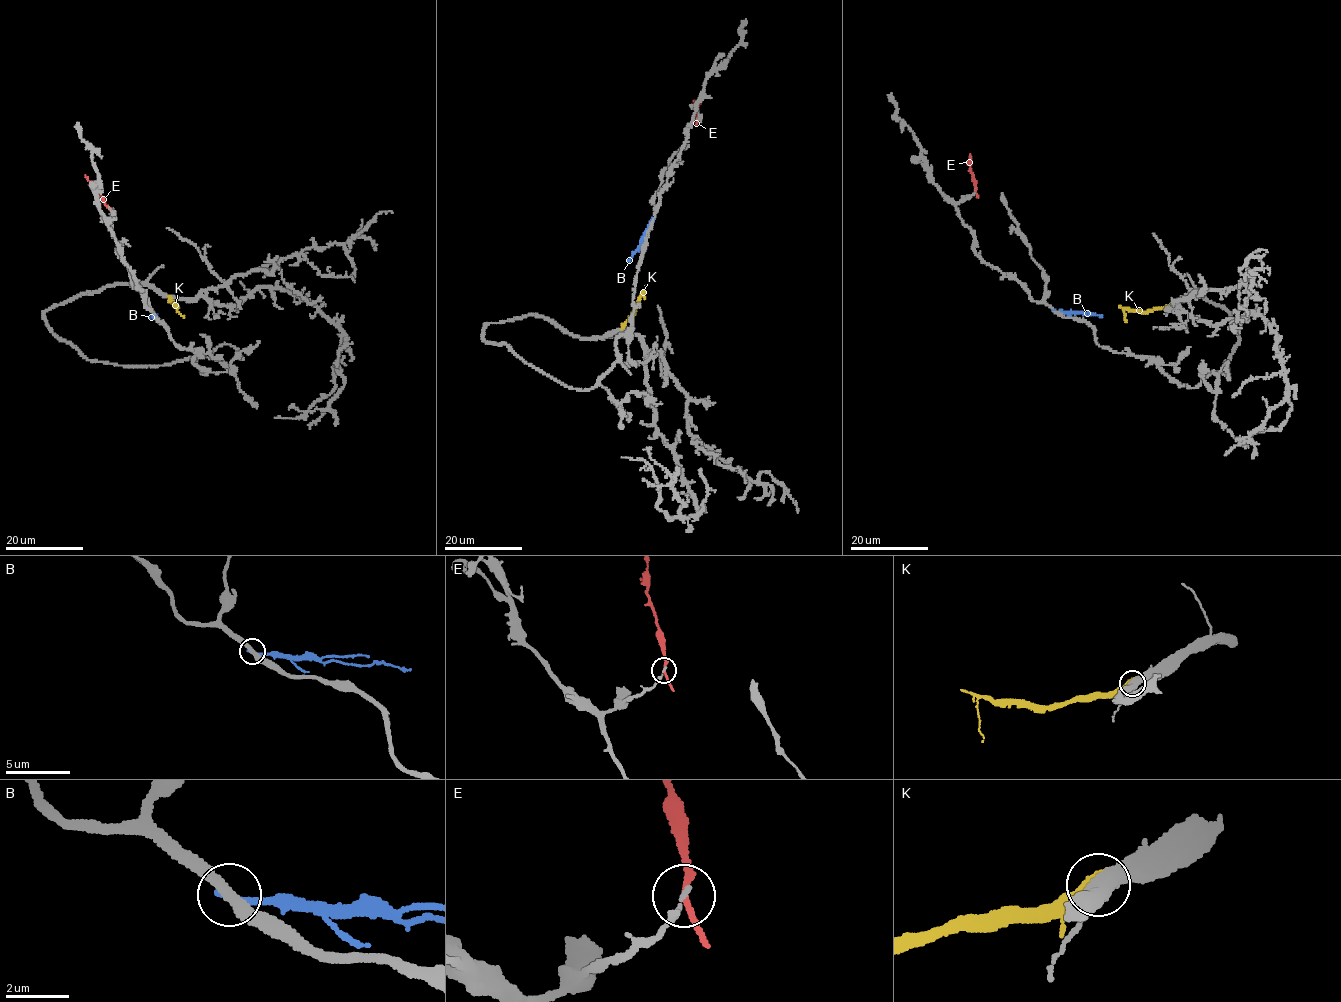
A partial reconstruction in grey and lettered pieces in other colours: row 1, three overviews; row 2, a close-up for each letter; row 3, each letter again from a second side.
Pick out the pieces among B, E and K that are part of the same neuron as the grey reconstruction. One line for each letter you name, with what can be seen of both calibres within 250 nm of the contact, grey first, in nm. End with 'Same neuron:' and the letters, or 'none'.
K: calibres 380 and 440 nm
Same neuron: K

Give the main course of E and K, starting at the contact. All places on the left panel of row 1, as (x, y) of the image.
E: (109, 208), (85, 175)
K: (169, 297), (184, 318)

